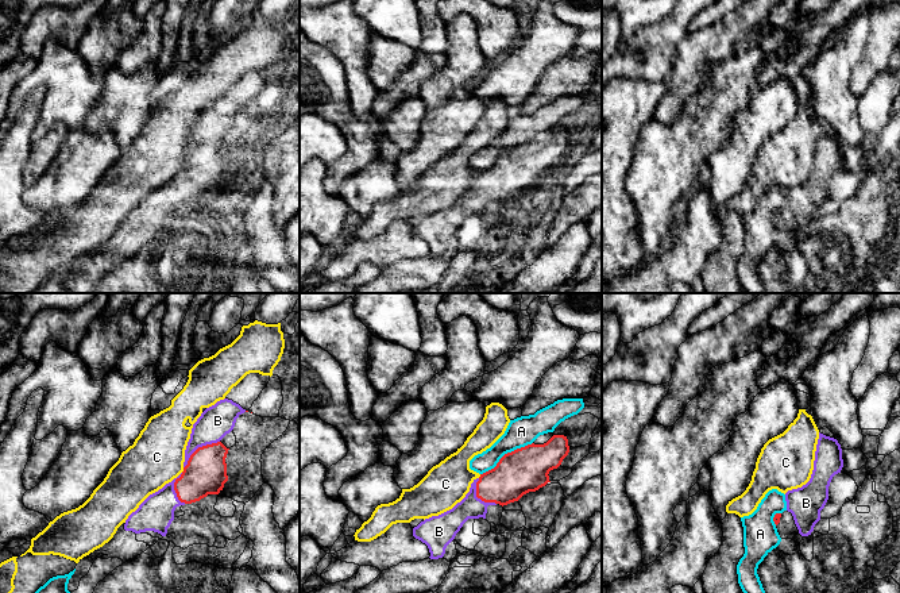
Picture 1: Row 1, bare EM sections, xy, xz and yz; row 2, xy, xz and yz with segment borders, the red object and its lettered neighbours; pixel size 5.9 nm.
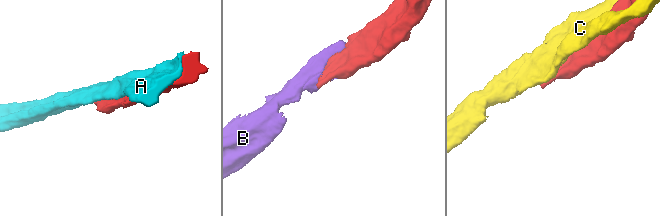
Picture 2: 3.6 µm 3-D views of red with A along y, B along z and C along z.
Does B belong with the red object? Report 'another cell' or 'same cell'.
same cell

